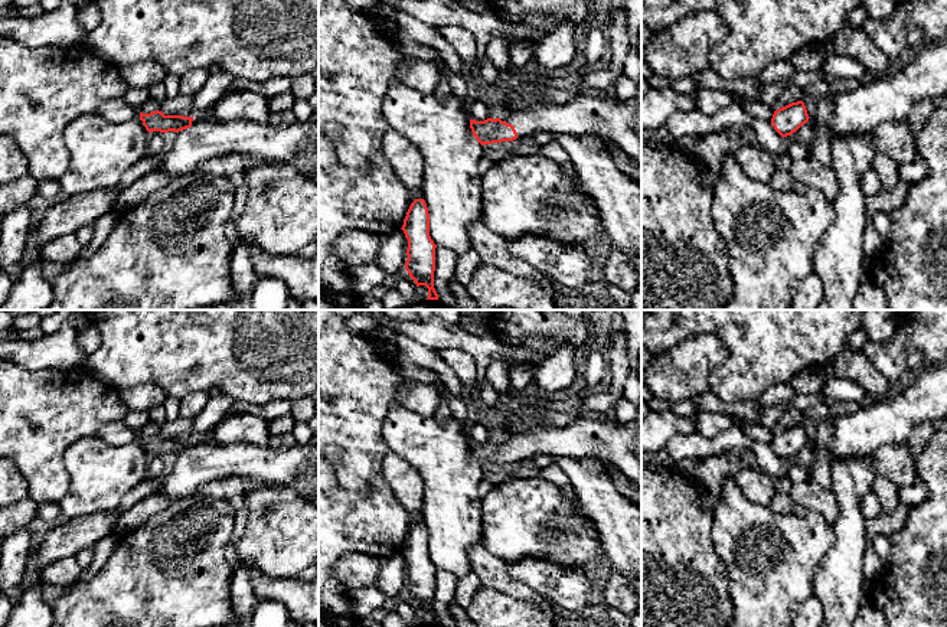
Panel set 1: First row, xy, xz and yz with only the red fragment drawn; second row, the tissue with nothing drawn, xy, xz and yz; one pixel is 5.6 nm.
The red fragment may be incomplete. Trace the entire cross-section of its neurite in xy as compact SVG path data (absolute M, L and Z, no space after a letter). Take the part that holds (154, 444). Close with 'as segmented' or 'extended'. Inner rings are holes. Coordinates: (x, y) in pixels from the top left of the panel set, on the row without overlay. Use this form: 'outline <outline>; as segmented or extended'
outline M319 431L308 443L291 447L252 445L235 443L221 445L208 437L203 440L164 438L161 434L140 435L140 443L148 455L176 455L176 466L169 474L159 477L156 494L180 499L193 494L199 487L222 477L239 476L249 483L270 487L290 487L319 507Z; extended

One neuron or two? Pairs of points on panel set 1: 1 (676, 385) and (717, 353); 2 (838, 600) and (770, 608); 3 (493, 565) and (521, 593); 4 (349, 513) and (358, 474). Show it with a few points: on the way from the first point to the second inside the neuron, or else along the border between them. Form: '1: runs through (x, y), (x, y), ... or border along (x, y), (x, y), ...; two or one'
1: runs through (686, 378), (707, 359); one
2: border along (822, 561), (813, 577), (812, 594); two
3: runs through (498, 572), (513, 588); one
4: border along (333, 469), (343, 487), (358, 492), (381, 476); two

